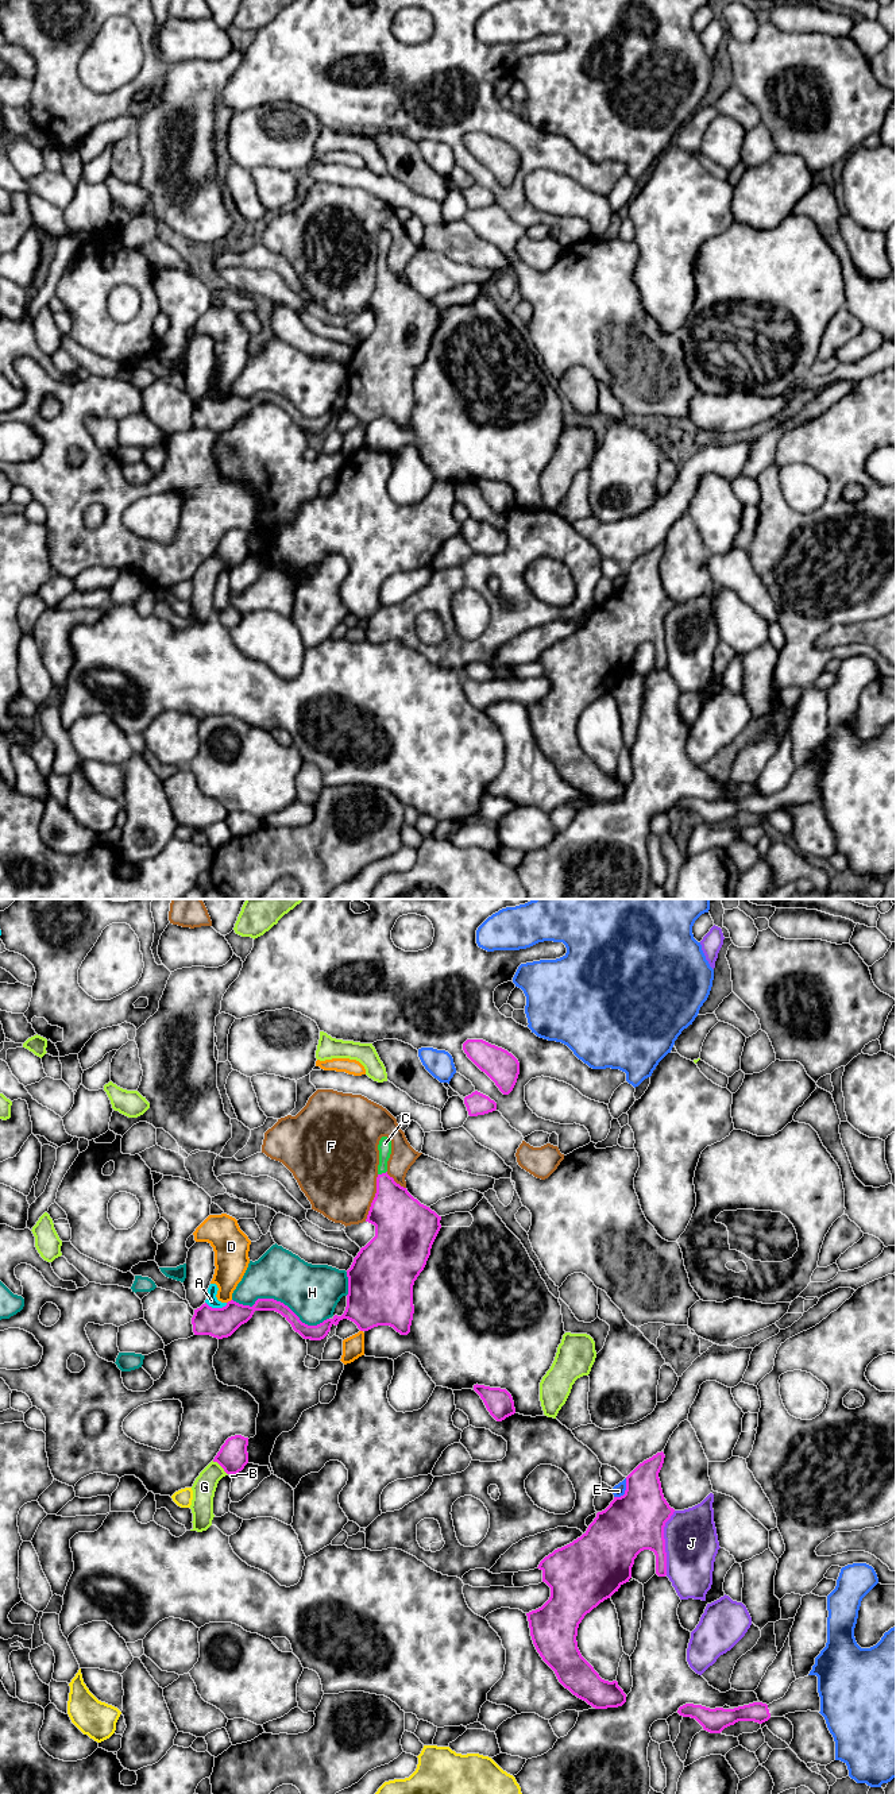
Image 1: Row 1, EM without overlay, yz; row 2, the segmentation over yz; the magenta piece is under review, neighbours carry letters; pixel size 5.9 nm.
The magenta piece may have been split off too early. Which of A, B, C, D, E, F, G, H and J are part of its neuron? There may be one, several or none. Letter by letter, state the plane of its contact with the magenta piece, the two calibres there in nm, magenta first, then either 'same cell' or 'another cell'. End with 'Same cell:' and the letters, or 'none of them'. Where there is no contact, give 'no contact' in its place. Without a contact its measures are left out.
A: meets magenta in yz; 180 nm thick on the magenta side, 70 nm on the other; another cell
B: meets magenta in yz; 180 nm thick on the magenta side, 20 nm on the other; another cell
C: meets magenta in yz; 280 nm thick on the magenta side, 80 nm on the other; same cell
D: meets magenta in yz; 180 nm thick on the magenta side, 200 nm on the other; another cell
E: meets magenta in yz; 360 nm thick on the magenta side, 70 nm on the other; another cell
F: meets magenta in yz; 360 nm thick on the magenta side, 440 nm on the other; another cell
G: meets magenta in yz; 180 nm thick on the magenta side, 140 nm on the other; another cell
H: meets magenta in yz; 120 nm thick on the magenta side, 320 nm on the other; another cell
J: meets magenta in yz; 360 nm thick on the magenta side, 320 nm on the other; another cell
Same cell: C

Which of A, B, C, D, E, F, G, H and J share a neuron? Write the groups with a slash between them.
A / B / C / D / E / F / G / H / J

